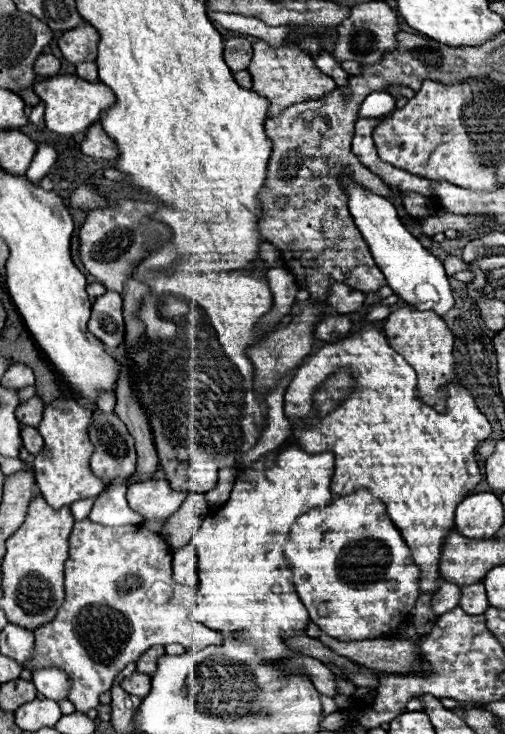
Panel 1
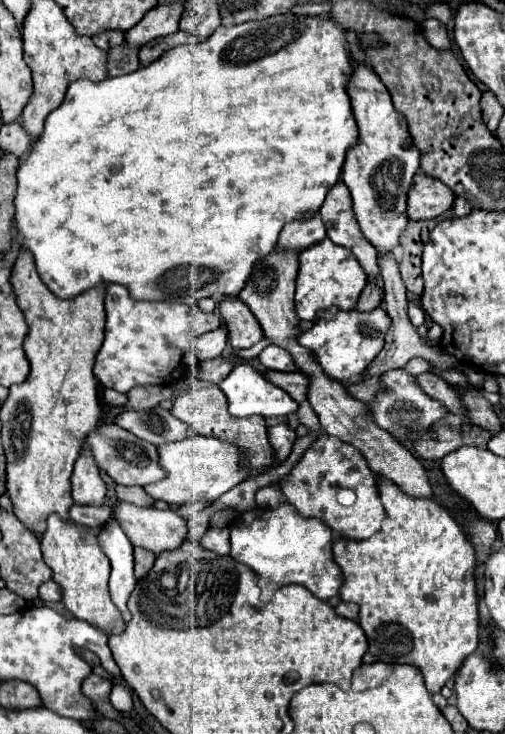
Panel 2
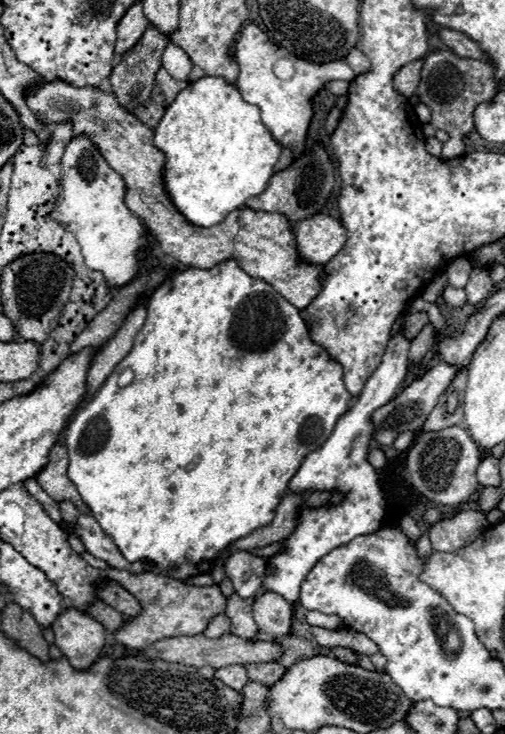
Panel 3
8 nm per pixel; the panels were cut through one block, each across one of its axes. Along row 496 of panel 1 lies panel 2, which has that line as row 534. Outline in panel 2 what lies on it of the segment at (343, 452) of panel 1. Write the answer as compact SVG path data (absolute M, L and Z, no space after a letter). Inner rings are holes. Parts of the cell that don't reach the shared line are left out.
M378 480L380 498L388 518L382 530L368 540L356 542L344 536L334 540L334 560L344 574L340 598L360 606L358 622L368 636L368 652L388 664L412 664L424 674L430 694L442 690L446 680L460 668L464 658L480 644L478 626L478 592L474 580L474 550L454 516L434 500L410 498L390 480Z

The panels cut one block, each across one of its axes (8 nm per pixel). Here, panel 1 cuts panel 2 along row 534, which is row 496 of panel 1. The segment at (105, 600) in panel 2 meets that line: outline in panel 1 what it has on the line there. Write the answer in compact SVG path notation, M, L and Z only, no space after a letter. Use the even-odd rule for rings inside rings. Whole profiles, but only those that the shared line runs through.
M56 400L44 408L44 418L38 426L38 432L44 438L44 448L36 454L34 474L40 494L54 510L70 506L76 500L96 498L104 492L104 482L90 470L90 458L94 454L88 440L90 414L92 410L80 406L76 400Z

